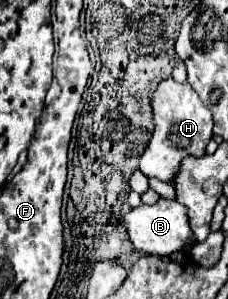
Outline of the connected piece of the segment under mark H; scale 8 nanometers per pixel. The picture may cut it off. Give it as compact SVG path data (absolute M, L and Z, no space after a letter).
M172 77L158 83L156 91L150 99L152 115L154 115L154 133L146 151L140 157L138 169L146 177L158 177L162 181L172 183L172 175L176 175L176 167L180 167L180 159L192 155L202 157L208 141L212 139L212 113L200 101L198 93L188 83L176 83Z

